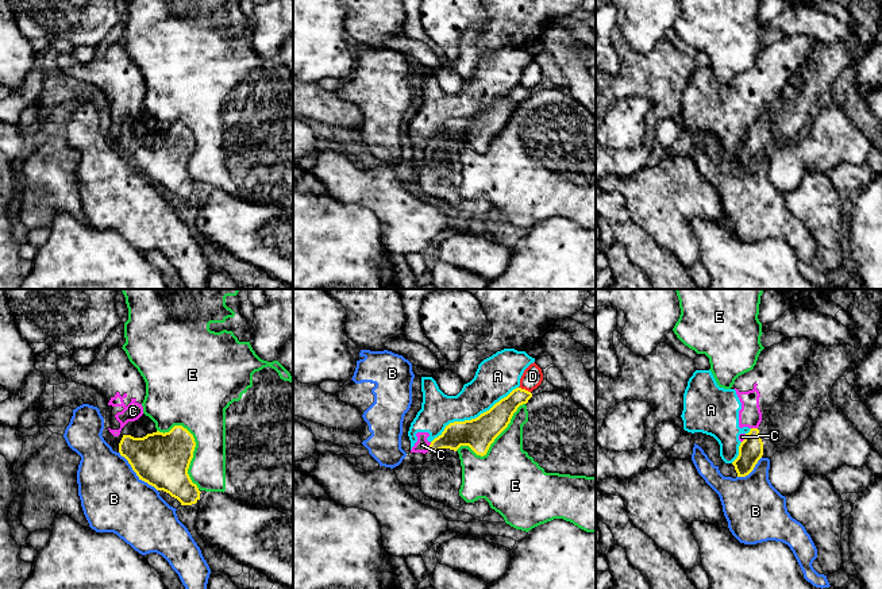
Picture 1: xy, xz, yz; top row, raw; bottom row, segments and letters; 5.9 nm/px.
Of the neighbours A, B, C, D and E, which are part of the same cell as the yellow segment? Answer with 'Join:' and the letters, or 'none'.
Join: none

